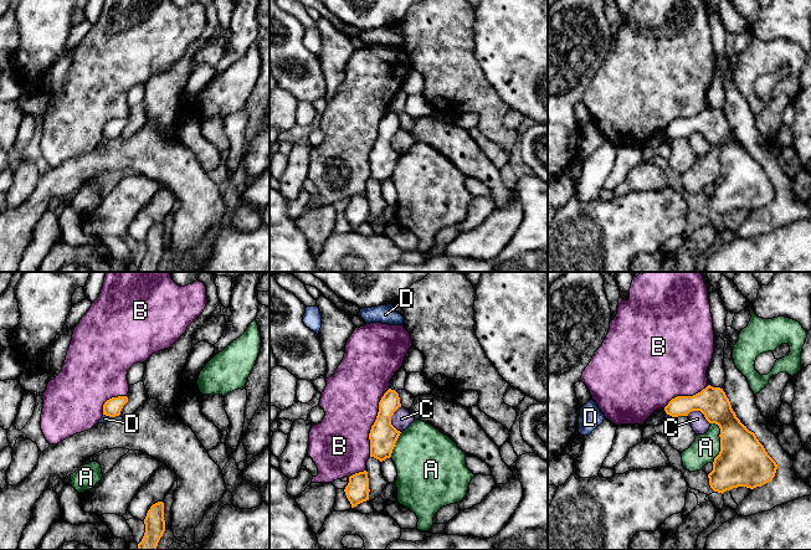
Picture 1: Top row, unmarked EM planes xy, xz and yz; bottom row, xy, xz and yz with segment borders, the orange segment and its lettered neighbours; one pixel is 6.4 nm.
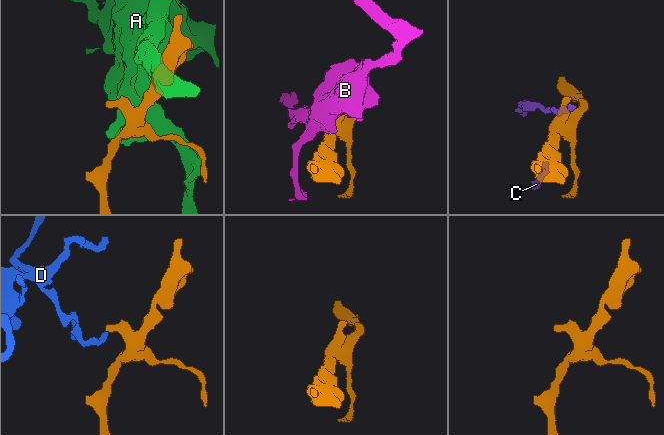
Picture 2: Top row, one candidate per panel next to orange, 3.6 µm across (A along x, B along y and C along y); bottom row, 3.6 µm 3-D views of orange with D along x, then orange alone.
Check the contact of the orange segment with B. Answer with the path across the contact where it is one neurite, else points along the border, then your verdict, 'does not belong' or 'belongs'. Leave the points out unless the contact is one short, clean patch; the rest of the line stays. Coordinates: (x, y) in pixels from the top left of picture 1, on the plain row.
does not belong

